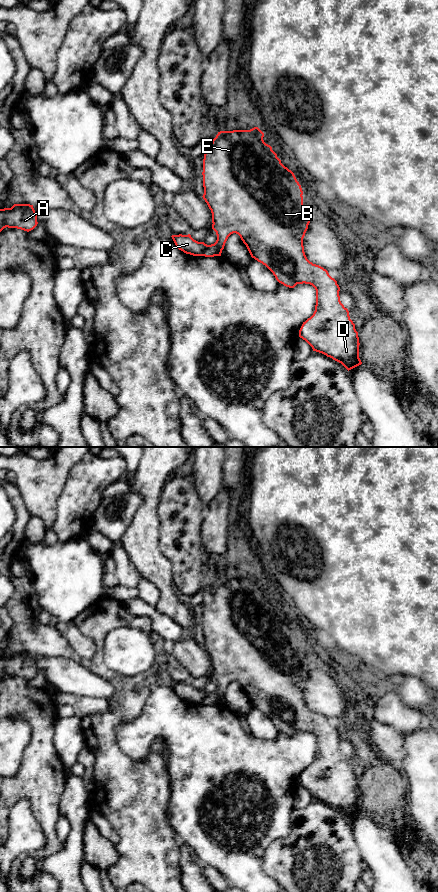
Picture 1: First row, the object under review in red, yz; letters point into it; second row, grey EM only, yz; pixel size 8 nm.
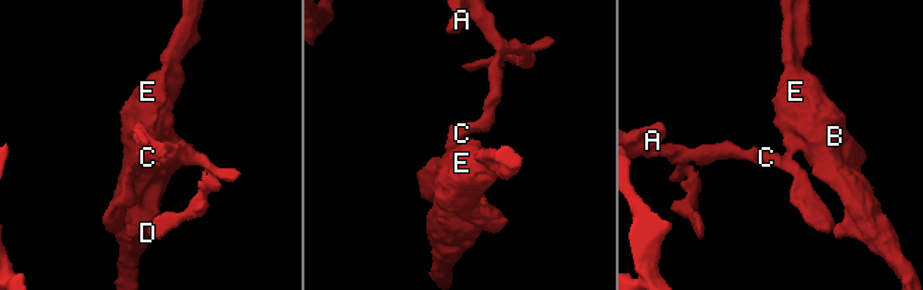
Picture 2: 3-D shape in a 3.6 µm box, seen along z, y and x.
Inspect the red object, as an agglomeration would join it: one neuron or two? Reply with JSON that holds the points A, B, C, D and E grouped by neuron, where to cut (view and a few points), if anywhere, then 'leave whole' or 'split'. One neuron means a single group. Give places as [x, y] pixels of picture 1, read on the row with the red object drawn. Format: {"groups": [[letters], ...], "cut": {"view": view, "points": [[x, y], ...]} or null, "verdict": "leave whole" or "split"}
{"groups": [["A", "C"], ["B", "D", "E"]], "cut": {"view": "yz", "points": [[209, 245], [202, 255]]}, "verdict": "split"}

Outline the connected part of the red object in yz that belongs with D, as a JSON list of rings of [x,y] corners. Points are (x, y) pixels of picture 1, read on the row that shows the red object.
[[[254,127],[250,130],[220,131],[216,135],[216,137],[212,140],[211,145],[205,151],[203,159],[203,172],[202,172],[204,194],[202,197],[207,203],[209,209],[211,210],[212,223],[213,223],[212,229],[216,232],[217,240],[214,244],[208,246],[203,256],[205,257],[216,256],[218,250],[224,249],[228,237],[231,234],[236,233],[240,236],[241,240],[246,245],[251,257],[257,260],[258,262],[262,263],[263,265],[265,265],[273,273],[273,275],[275,276],[276,280],[279,283],[289,288],[294,288],[297,284],[303,284],[303,283],[312,285],[316,290],[315,311],[310,318],[308,318],[305,322],[303,322],[299,330],[299,337],[305,340],[312,347],[313,351],[322,353],[327,357],[332,358],[333,360],[341,363],[349,371],[362,364],[359,358],[360,343],[358,332],[355,329],[355,324],[350,319],[348,309],[345,308],[340,301],[339,296],[340,287],[337,284],[337,281],[329,275],[326,269],[324,269],[319,265],[313,264],[307,259],[305,255],[303,238],[308,229],[308,225],[313,217],[312,213],[308,210],[308,207],[303,204],[303,196],[302,196],[303,191],[294,173],[281,163],[281,160],[277,157],[277,154],[272,150],[272,147],[264,142],[263,137],[264,133],[258,127]]]

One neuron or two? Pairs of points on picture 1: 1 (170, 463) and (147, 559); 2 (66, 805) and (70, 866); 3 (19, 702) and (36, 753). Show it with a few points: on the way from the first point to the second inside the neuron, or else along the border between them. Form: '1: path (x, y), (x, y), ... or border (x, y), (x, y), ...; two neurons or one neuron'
1: path (150, 487), (147, 535); one neuron
2: path (75, 820), (73, 851); one neuron
3: path (32, 715), (38, 721), (38, 740); one neuron

